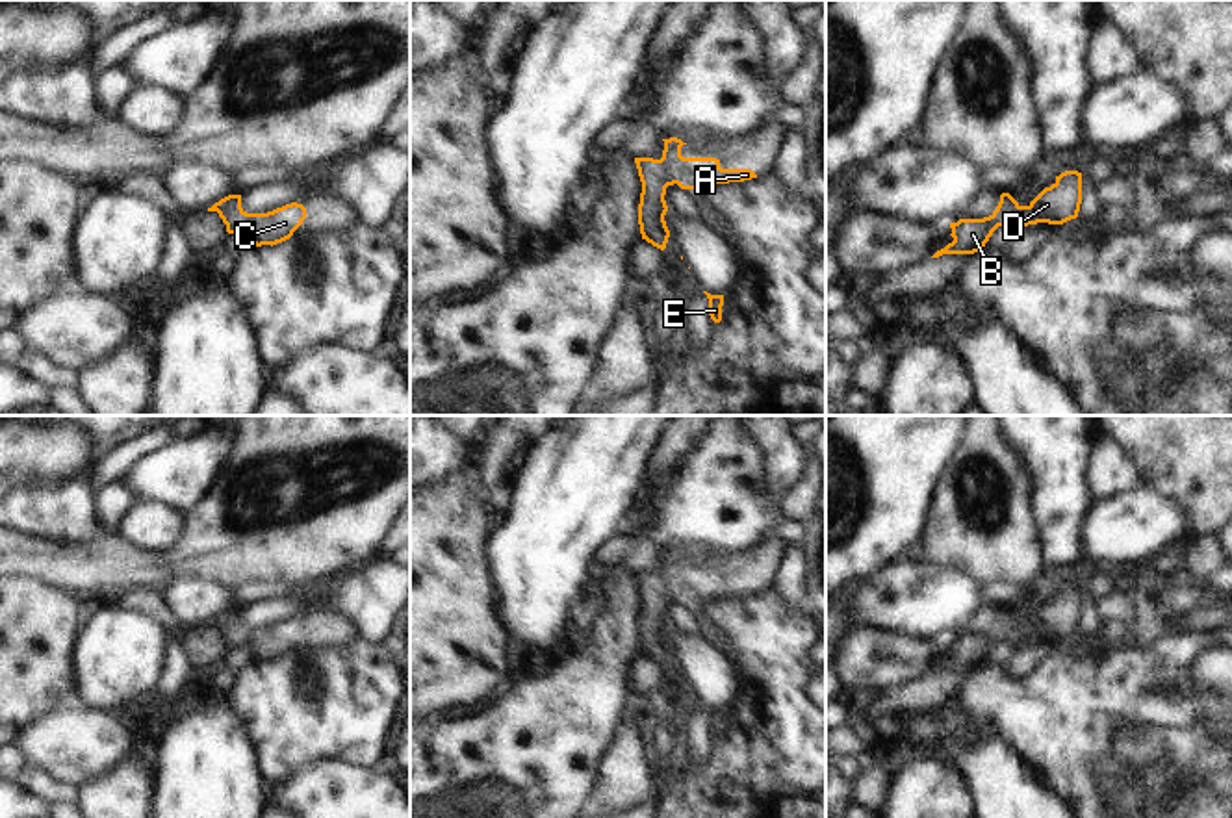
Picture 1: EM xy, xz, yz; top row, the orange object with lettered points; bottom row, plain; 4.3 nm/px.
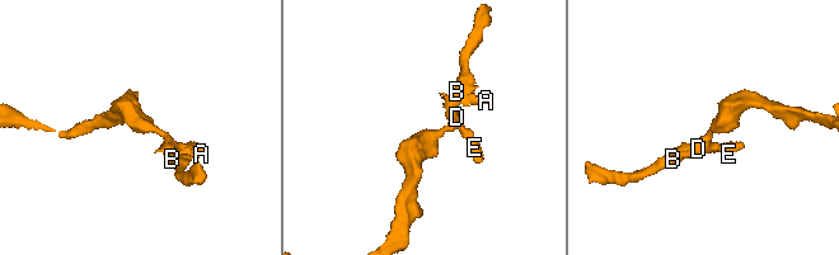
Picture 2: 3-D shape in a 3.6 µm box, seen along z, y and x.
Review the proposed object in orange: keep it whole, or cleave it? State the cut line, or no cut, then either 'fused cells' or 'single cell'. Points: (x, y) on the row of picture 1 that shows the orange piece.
no cut; single cell

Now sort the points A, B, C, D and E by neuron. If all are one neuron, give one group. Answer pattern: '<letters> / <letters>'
A B C D E

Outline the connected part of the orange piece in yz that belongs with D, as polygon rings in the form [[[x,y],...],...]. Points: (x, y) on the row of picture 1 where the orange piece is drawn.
[[[1065,171],[1056,176],[1056,182],[1045,187],[1028,206],[1020,206],[1009,193],[1002,193],[989,217],[950,223],[954,241],[931,258],[980,252],[998,226],[1063,224],[1078,217],[1080,204],[1082,173],[1078,171]]]

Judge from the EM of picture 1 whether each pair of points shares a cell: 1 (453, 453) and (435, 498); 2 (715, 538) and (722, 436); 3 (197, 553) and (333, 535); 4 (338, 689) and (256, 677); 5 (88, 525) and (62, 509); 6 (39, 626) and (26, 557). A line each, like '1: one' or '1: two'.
1: two
2: one
3: one
4: one
5: one
6: two

